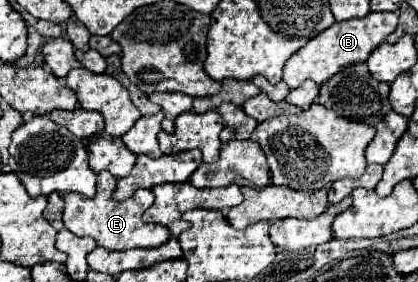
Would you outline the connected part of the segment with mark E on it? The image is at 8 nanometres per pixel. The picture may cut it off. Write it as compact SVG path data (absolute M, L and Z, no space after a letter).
M103 170L97 174L97 192L93 198L83 194L65 194L65 206L63 206L63 224L69 232L75 236L91 236L97 246L107 250L129 250L129 248L155 248L159 244L165 244L171 234L165 226L159 224L145 224L141 220L141 214L153 204L153 192L151 190L137 190L131 198L123 202L115 202L111 198L111 192L115 190L115 176L111 172Z

